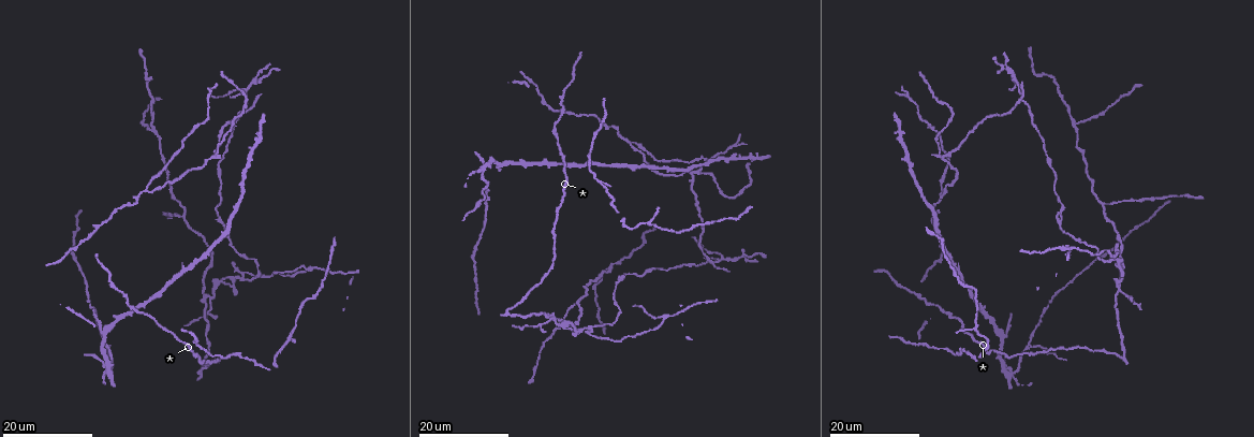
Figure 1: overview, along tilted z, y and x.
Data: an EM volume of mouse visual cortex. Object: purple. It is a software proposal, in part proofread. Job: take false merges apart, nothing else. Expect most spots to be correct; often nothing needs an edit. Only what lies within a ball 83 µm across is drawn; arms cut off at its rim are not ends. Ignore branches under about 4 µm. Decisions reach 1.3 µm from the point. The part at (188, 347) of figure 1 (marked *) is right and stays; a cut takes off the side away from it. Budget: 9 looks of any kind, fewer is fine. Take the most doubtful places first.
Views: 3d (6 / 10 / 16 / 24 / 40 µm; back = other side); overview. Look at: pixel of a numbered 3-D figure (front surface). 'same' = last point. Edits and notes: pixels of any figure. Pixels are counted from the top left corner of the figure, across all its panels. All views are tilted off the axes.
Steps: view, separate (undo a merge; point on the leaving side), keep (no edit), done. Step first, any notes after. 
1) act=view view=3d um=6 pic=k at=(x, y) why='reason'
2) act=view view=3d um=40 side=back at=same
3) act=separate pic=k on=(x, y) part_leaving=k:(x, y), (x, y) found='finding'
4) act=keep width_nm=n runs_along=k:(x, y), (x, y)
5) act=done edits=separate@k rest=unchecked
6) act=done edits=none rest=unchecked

act=view view=3d um=24 pic=1 at=(213, 156) why='looks like a crossing'

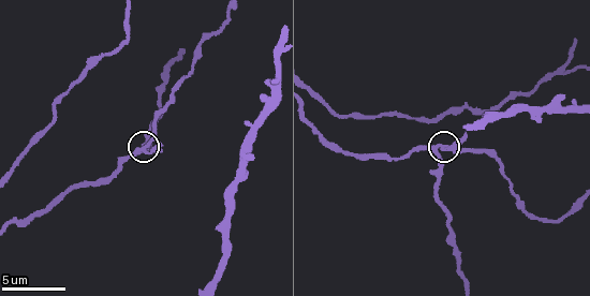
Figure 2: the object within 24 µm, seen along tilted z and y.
act=view view=3d um=10 pic=2 at=(435, 148)

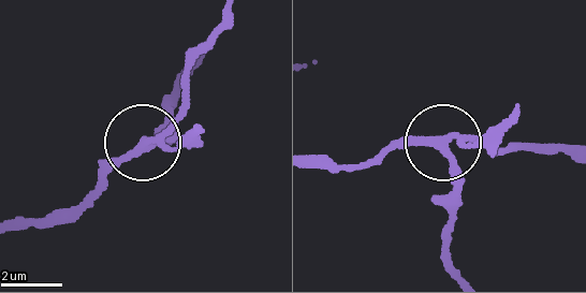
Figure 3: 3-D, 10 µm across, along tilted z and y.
act=view view=3d um=10 side=back pic=3 at=(149, 142) why='from behind'

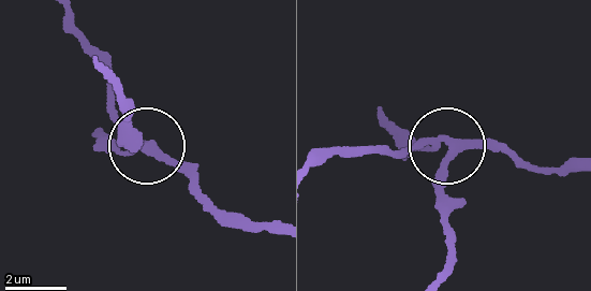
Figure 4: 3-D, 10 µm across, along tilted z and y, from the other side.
act=keep width_nm=230 found='all the same neuron'

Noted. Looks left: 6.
act=view view=3d um=16 pic=1 at=(550, 315) why='looks like a crossing'

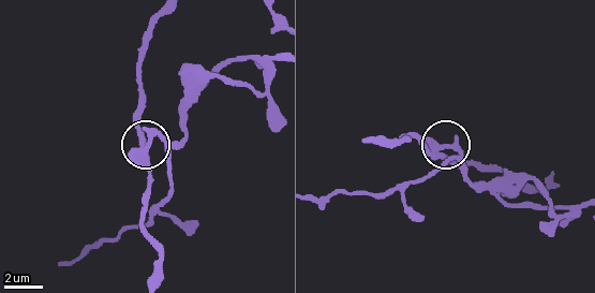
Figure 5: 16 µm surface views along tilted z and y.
act=view view=3d um=6 pic=5 at=(440, 145)

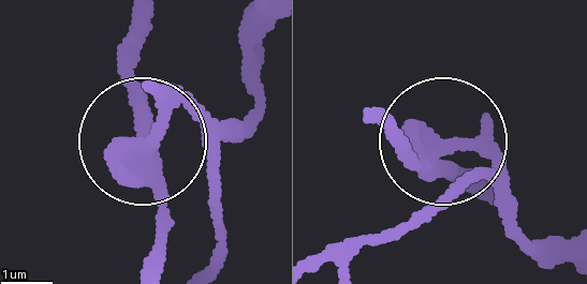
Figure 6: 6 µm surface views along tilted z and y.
act=separate pic=6 on=(217, 145) side_arm_um=73 part_leaving=6:(142, 155), (189, 120), (243, 116), (249, 18) found='two neurons meet here'

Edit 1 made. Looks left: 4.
act=view view=overview why='see it whole again'

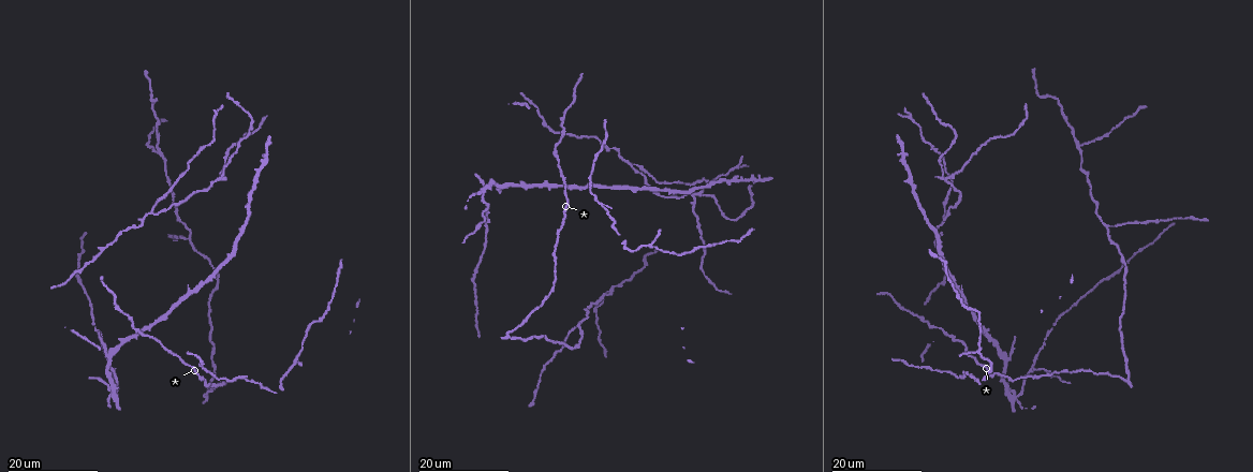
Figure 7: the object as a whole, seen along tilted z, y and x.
act=view view=3d um=16 pic=7 at=(1082, 144) why='branch point'

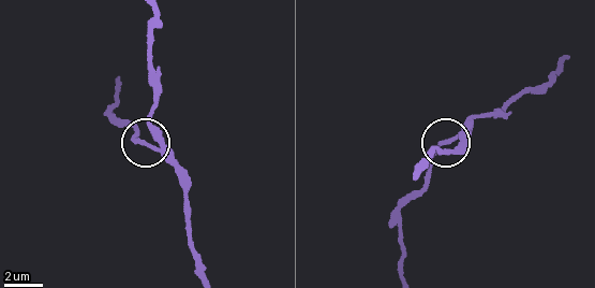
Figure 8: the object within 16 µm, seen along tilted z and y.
act=view view=3d um=10 pic=8 at=(452, 138)

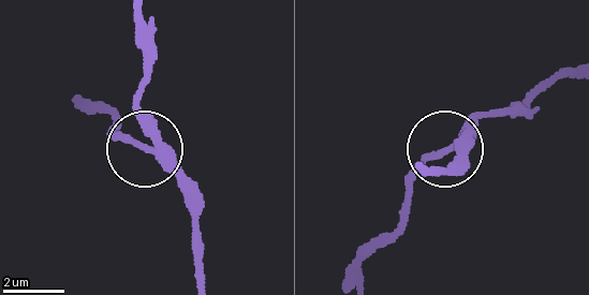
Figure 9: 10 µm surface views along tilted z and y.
act=keep arms=3 runs_along=9:(197, 280), (196, 196), (113, 128) found='continuous, no second neuron'

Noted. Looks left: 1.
act=done edits=separate@6 rest=unchecked

